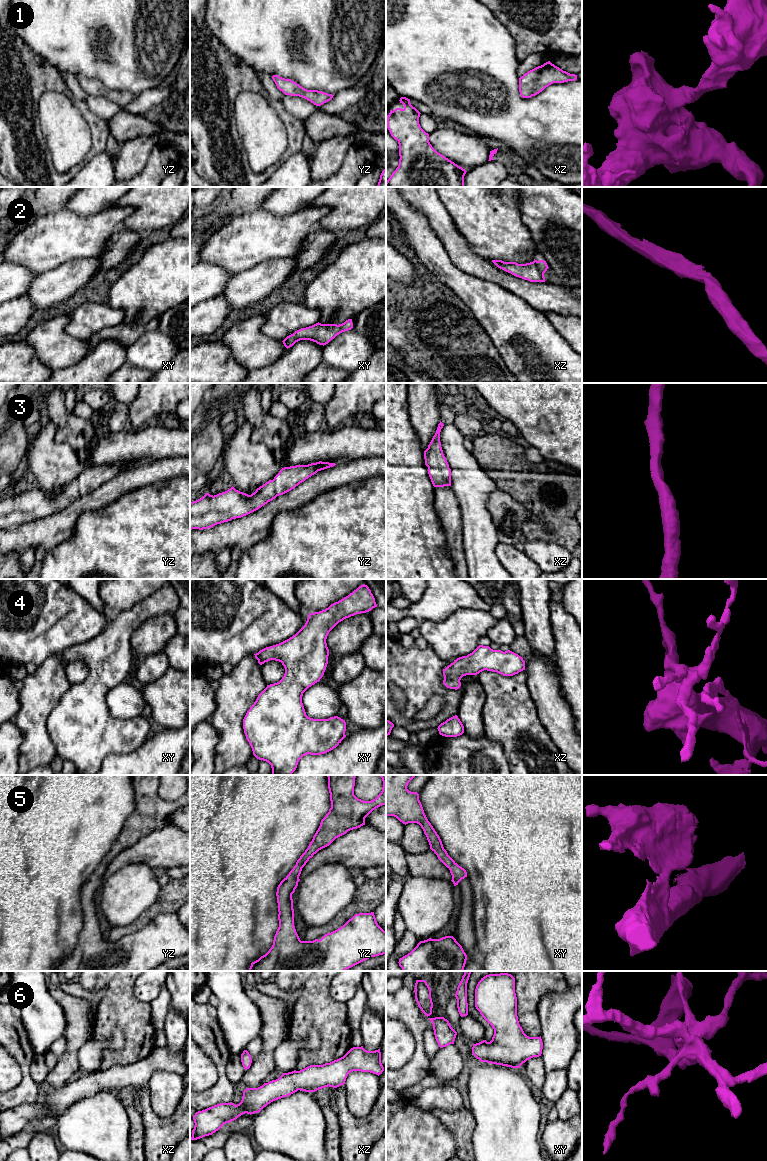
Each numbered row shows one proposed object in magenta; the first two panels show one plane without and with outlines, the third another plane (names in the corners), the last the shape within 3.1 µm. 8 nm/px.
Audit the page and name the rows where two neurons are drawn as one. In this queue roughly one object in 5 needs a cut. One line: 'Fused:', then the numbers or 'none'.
Fused: none

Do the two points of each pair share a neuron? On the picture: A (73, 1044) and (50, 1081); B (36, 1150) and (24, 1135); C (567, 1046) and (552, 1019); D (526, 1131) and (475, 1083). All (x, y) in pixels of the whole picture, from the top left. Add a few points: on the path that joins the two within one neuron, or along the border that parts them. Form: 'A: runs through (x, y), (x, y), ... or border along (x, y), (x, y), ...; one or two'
A: runs through (72, 1053), (70, 1061), (59, 1072); one
B: border along (44, 1131), (37, 1132), (26, 1147); two
C: runs through (560, 1039), (557, 1026); one
D: runs through (513, 1122), (488, 1096); one

